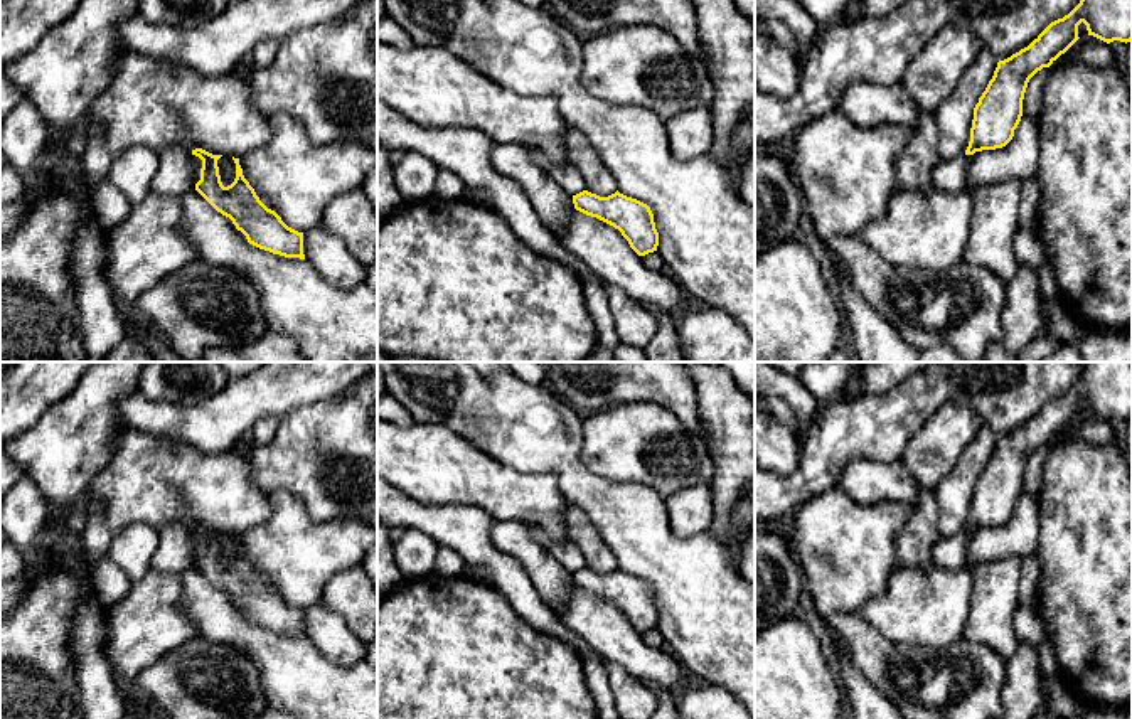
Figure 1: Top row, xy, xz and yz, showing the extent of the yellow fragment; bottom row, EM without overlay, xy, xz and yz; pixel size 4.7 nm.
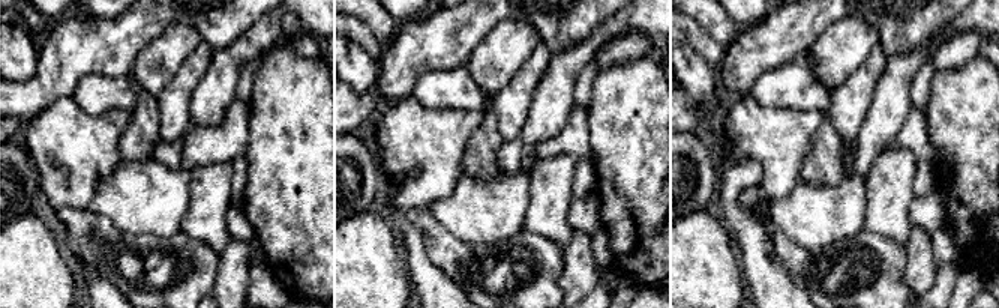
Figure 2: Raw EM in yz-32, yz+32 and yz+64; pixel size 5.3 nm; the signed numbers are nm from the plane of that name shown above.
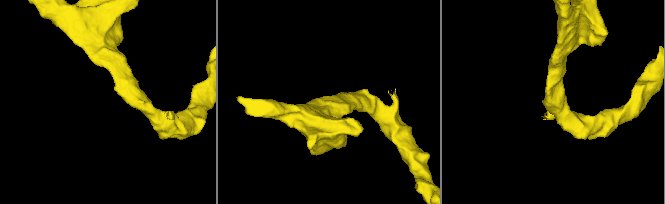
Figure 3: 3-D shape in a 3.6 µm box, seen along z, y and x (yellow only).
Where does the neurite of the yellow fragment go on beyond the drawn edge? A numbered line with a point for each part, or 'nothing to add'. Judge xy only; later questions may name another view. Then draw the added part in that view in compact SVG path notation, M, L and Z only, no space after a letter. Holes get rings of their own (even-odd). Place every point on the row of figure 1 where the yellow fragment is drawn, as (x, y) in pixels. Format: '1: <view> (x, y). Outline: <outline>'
nothing to add

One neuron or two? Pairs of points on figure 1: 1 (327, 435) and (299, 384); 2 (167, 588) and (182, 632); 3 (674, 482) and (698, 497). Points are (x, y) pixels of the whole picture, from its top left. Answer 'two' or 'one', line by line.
1: two
2: one
3: two

